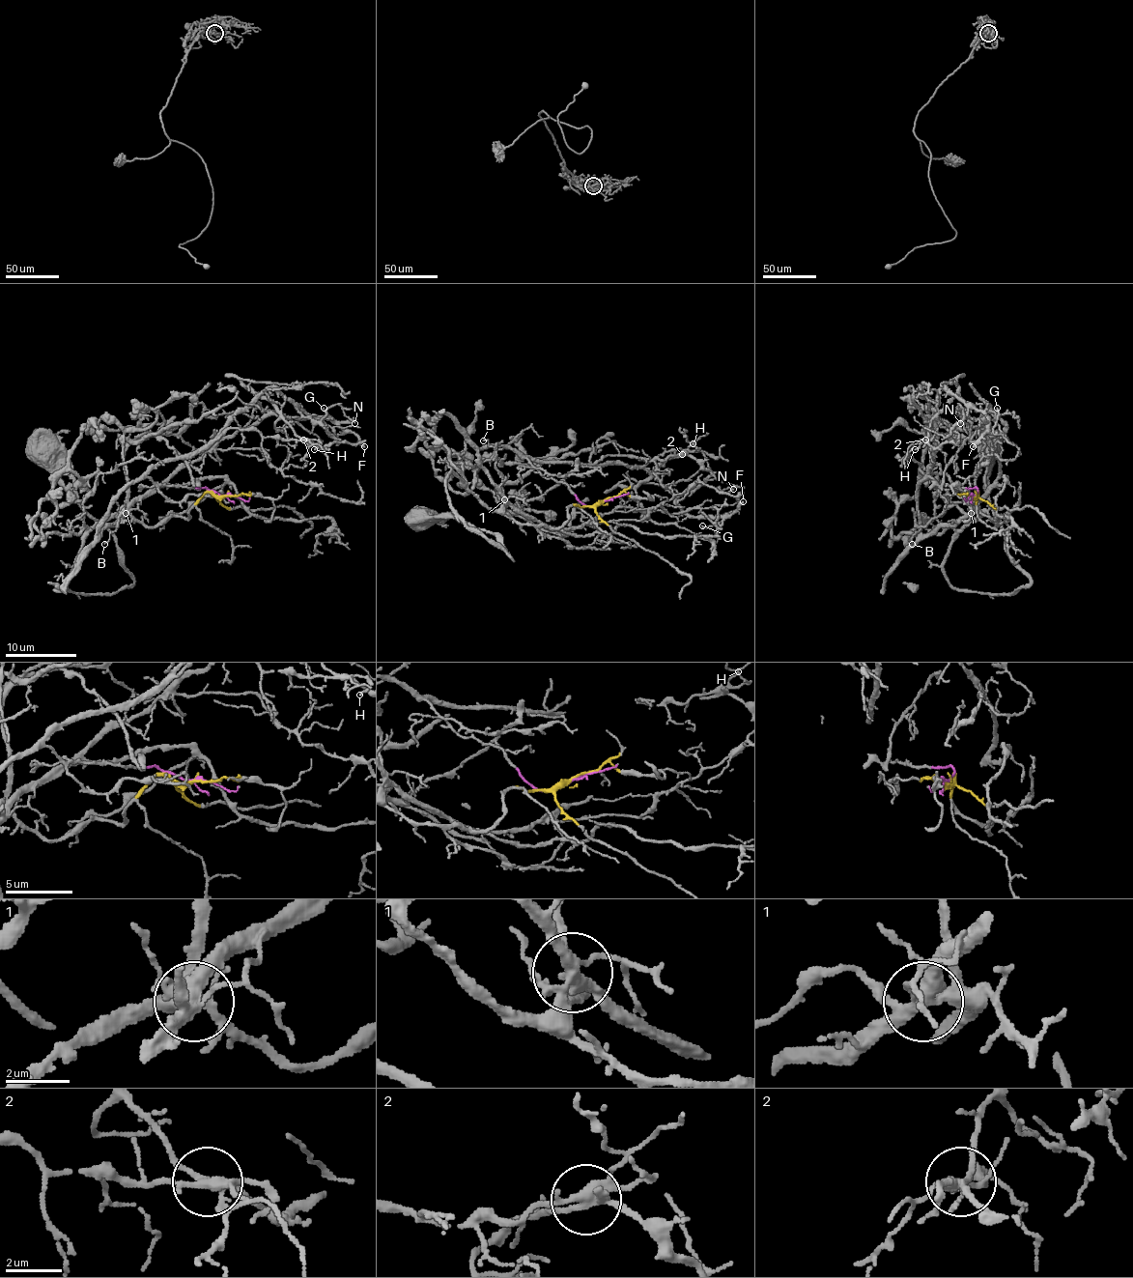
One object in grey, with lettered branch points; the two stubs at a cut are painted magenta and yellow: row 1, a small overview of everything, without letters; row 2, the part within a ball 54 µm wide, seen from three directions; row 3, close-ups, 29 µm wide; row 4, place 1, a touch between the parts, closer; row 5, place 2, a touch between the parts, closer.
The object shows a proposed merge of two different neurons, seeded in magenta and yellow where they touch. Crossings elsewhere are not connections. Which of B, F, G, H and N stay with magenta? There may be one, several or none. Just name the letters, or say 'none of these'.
F, G, H, N

